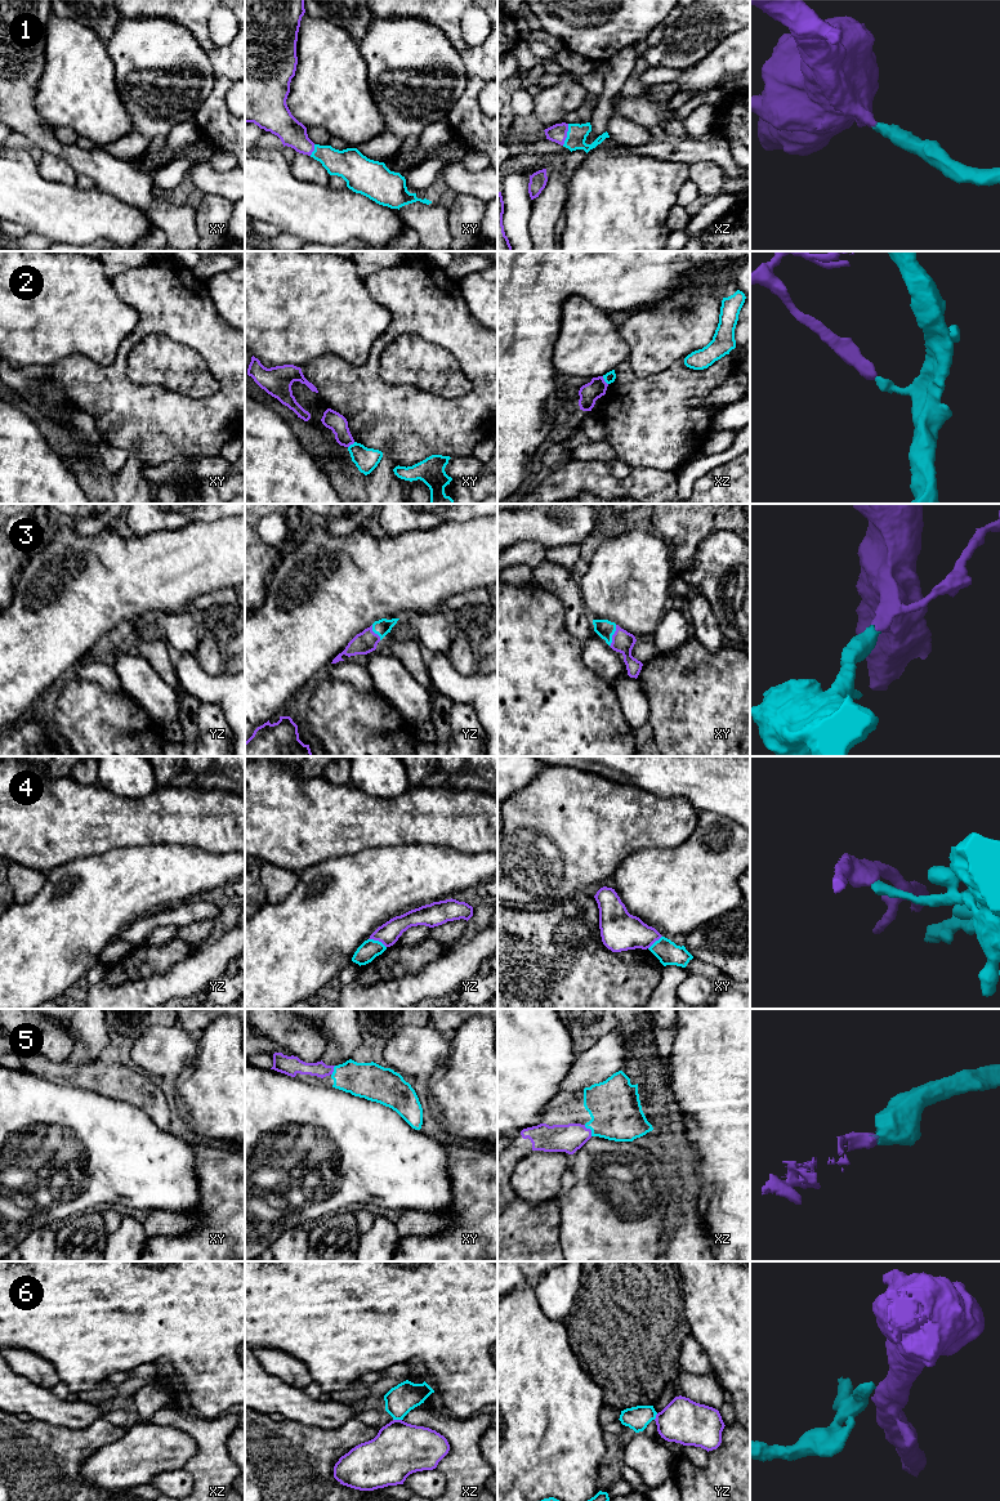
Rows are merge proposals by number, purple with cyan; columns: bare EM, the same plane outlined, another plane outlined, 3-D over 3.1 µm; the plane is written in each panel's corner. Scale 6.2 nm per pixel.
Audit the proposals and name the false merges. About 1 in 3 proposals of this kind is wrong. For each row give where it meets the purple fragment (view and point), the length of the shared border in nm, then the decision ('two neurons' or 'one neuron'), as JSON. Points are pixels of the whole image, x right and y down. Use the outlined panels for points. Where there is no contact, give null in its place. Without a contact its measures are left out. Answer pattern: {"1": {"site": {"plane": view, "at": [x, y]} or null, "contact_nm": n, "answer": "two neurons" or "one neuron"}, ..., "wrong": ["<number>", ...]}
{"1": {"site": {"plane": "xz", "at": [566, 134]}, "contact_nm": 140, "answer": "one neuron"}, "2": {"site": {"plane": "xz", "at": [603, 380]}, "contact_nm": 70, "answer": "two neurons"}, "3": {"site": {"plane": "xy", "at": [612, 635]}, "contact_nm": 140, "answer": "one neuron"}, "4": {"site": {"plane": "yz", "at": [378, 939]}, "contact_nm": 130, "answer": "two neurons"}, "5": {"site": {"plane": "xz", "at": [590, 1130]}, "contact_nm": 90, "answer": "one neuron"}, "6": {"site": {"plane": "xz", "at": [397, 1420]}, "contact_nm": 60, "answer": "two neurons"}, "wrong": ["2", "4", "6"]}

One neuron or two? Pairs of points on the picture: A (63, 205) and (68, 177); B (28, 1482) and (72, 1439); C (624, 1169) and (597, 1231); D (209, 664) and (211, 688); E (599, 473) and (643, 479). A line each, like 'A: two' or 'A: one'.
A: two
B: one
C: one
D: two
E: one

